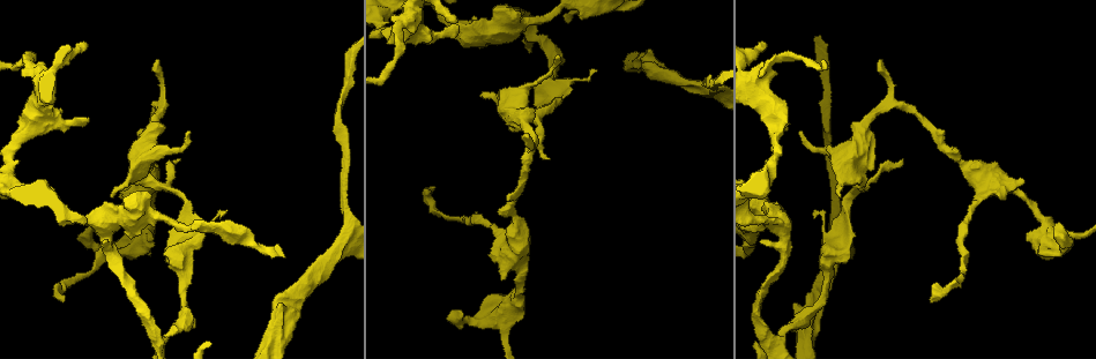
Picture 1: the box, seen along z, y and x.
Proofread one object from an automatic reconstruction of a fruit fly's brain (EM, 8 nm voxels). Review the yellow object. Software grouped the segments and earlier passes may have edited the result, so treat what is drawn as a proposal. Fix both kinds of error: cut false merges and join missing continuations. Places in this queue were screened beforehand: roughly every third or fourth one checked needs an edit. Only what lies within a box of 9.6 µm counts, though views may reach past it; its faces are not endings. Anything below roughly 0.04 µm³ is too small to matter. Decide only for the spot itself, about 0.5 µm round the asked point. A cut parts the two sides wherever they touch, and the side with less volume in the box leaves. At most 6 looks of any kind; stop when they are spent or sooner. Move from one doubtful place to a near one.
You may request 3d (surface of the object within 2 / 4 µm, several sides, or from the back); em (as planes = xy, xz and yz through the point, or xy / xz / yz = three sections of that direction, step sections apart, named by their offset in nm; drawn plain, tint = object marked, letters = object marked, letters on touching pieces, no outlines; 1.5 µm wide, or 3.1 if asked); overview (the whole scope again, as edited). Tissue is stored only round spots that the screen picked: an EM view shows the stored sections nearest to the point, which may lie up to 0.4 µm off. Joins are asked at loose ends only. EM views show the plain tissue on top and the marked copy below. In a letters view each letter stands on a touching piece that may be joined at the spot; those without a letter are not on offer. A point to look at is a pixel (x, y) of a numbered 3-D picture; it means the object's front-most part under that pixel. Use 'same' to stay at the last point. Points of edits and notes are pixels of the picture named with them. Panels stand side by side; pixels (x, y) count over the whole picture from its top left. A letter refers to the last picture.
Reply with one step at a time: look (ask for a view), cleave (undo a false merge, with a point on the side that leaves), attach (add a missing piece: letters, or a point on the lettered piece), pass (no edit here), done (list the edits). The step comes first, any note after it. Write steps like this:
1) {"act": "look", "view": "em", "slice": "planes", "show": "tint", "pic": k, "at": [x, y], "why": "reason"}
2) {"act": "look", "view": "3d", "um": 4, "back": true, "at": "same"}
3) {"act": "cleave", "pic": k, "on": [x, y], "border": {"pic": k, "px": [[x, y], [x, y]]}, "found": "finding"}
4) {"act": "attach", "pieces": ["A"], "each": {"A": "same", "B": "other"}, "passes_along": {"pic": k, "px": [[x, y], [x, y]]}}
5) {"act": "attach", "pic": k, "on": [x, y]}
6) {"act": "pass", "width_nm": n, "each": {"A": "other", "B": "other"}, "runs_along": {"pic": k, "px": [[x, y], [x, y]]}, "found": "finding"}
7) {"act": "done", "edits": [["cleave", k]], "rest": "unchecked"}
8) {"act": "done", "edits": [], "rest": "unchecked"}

{"act": "look", "view": "em", "slice": "yz", "step": 8, "show": "tint", "pic": 1, "at": [512, 214], "why": "thick turns thin"}

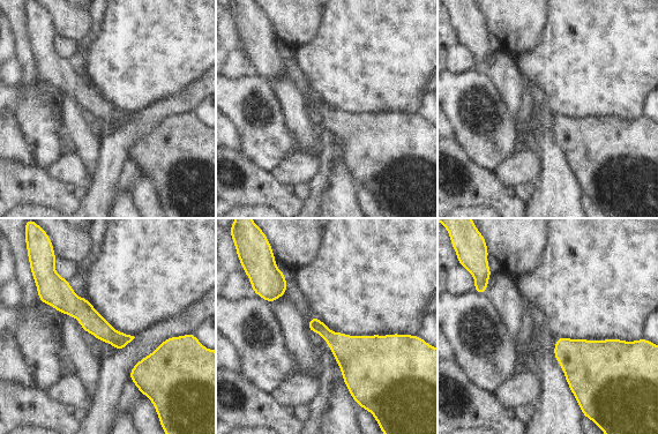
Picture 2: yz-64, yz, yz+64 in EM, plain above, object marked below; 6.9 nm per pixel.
{"act": "look", "view": "em", "slice": "planes", "show": "letters", "at": "same", "why": "cut it another way"}

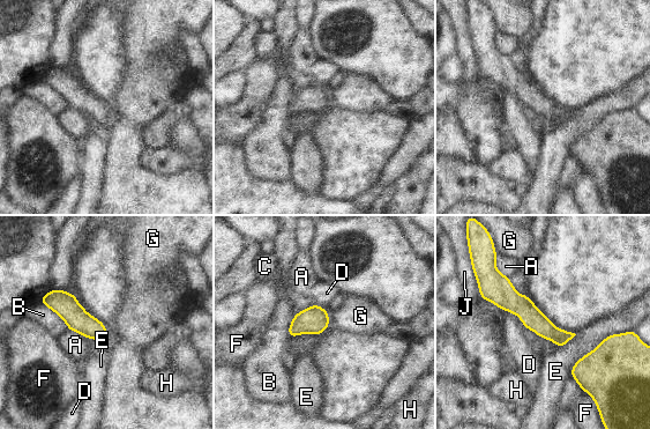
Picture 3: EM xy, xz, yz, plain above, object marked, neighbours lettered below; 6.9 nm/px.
{"act": "pass", "each": {"A": "other", "B": "other", "C": "other", "D": "other", "E": "other", "F": "other", "G": "other", "H": "other", "J": "other"}, "border": {"pic": 3, "px": [[68, 330], [87, 338]]}, "found": "one cell here"}

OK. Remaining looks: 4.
{"act": "look", "view": "em", "slice": "planes", "show": "letters", "pic": 1, "at": [180, 160], "why": "branch stops here"}

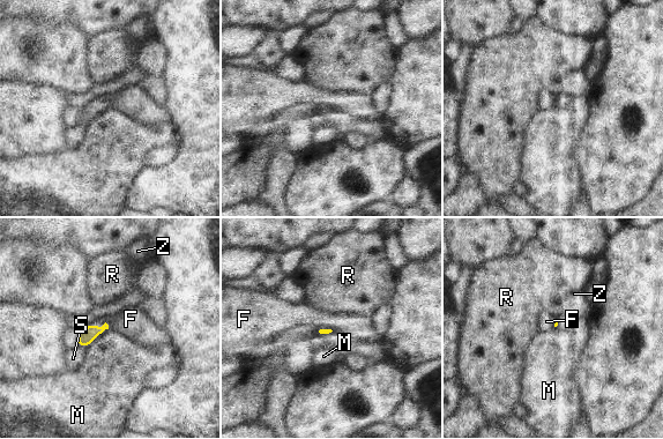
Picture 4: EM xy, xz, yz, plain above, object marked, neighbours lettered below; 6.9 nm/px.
{"act": "pass", "each": {"F": "other", "M": "other", "R": "other", "S": "other", "Z": "other"}, "found": "none of them fits"}

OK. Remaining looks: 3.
{"act": "look", "view": "em", "slice": "planes", "show": "tint", "pic": 1, "at": [1025, 182], "why": "free end"}

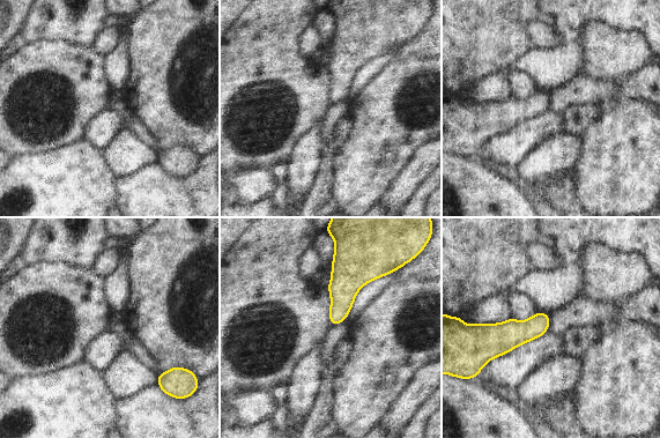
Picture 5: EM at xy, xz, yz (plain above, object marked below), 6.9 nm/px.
{"act": "look", "view": "em", "slice": "planes", "show": "letters", "at": "same", "why": "see the neighbours"}

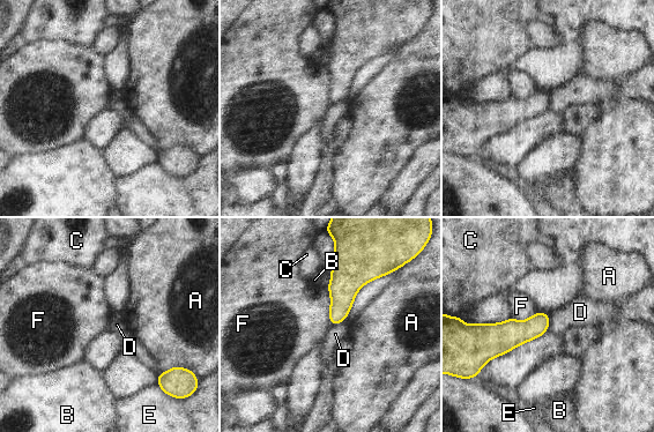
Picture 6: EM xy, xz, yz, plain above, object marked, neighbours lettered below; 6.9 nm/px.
{"act": "pass", "each": {"A": "other", "B": "other", "C": "other", "D": "other", "E": "other", "F": "other"}, "border": {"pic": 6, "px": [[549, 314], [549, 328], [547, 332]]}, "found": "none of them fits"}

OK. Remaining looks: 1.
{"act": "done", "edits": [], "rest": "unchecked"}

